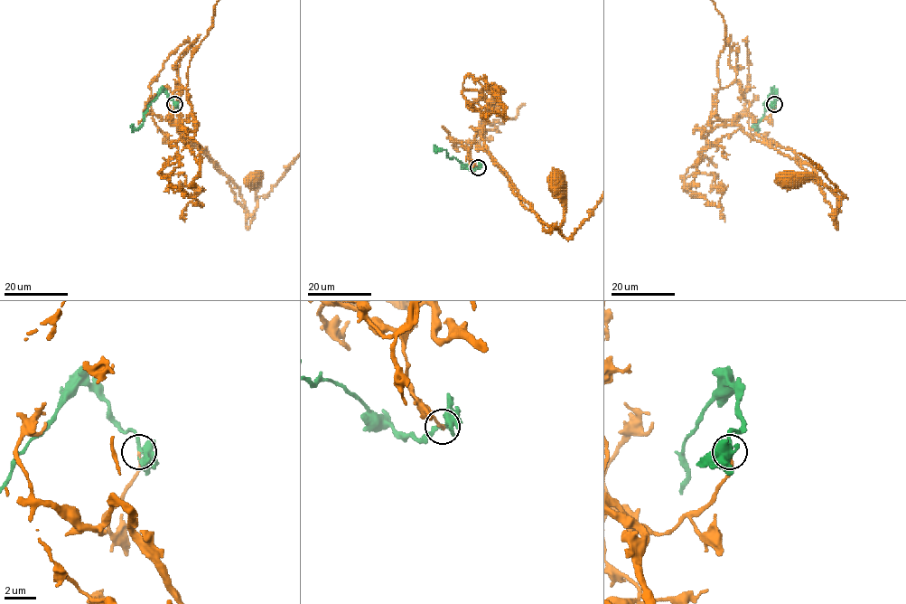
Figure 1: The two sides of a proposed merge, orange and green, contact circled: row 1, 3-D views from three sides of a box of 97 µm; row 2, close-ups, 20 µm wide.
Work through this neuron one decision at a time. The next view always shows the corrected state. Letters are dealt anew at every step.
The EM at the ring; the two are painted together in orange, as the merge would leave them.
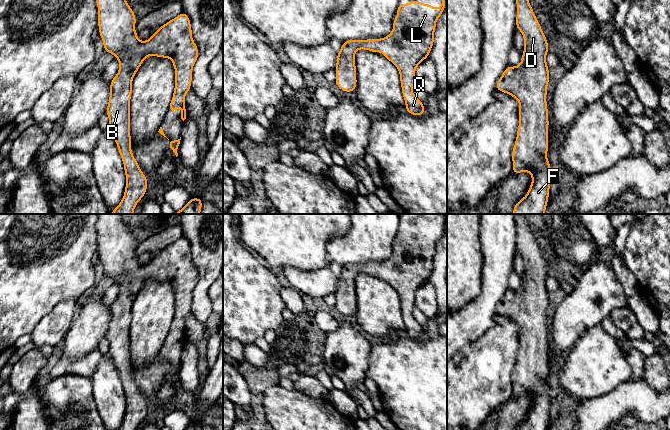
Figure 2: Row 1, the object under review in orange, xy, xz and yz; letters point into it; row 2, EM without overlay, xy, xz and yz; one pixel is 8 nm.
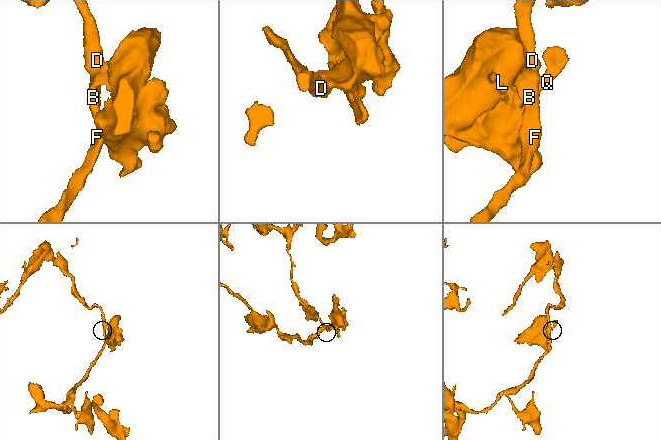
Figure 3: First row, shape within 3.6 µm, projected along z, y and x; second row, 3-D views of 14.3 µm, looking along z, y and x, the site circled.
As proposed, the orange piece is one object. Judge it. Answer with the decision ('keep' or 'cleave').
keep

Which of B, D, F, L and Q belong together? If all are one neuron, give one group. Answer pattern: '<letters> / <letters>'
B D F L Q

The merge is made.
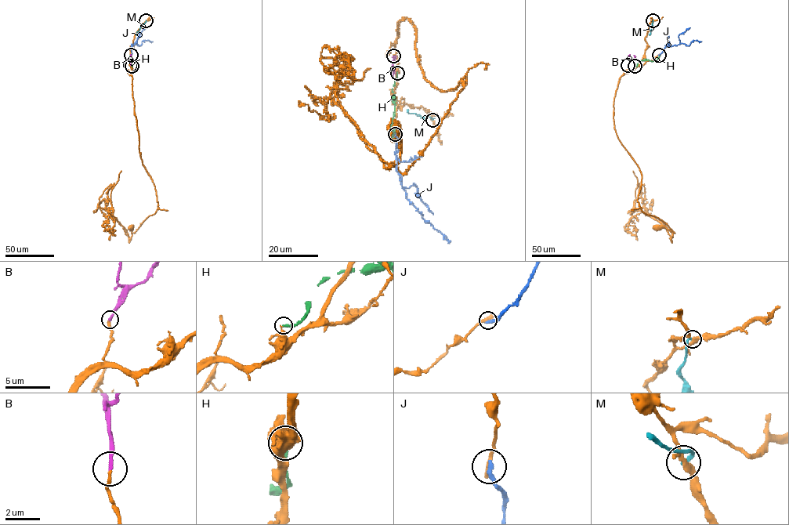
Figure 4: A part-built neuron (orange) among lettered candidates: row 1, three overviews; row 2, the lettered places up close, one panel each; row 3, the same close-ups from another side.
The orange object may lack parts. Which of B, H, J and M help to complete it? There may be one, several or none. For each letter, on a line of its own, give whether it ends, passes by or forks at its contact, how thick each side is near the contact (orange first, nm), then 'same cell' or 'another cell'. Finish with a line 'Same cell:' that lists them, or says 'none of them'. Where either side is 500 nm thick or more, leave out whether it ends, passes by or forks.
B: it ends | 200/200 nm | same cell
H: it ends | 280/190 nm | another cell
J: it ends | 320/280 nm | another cell
M: it ends | 320/190 nm | another cell
Same cell: B

